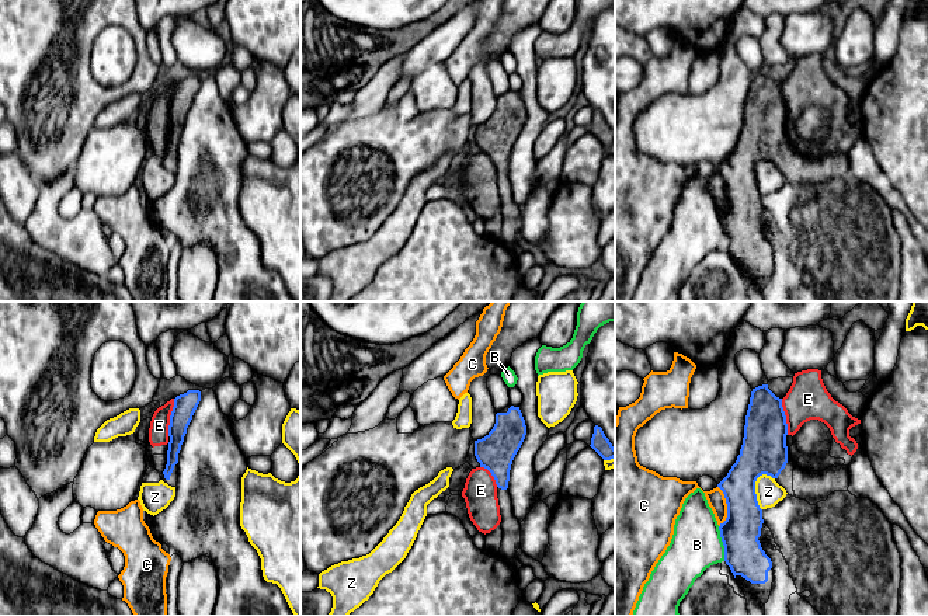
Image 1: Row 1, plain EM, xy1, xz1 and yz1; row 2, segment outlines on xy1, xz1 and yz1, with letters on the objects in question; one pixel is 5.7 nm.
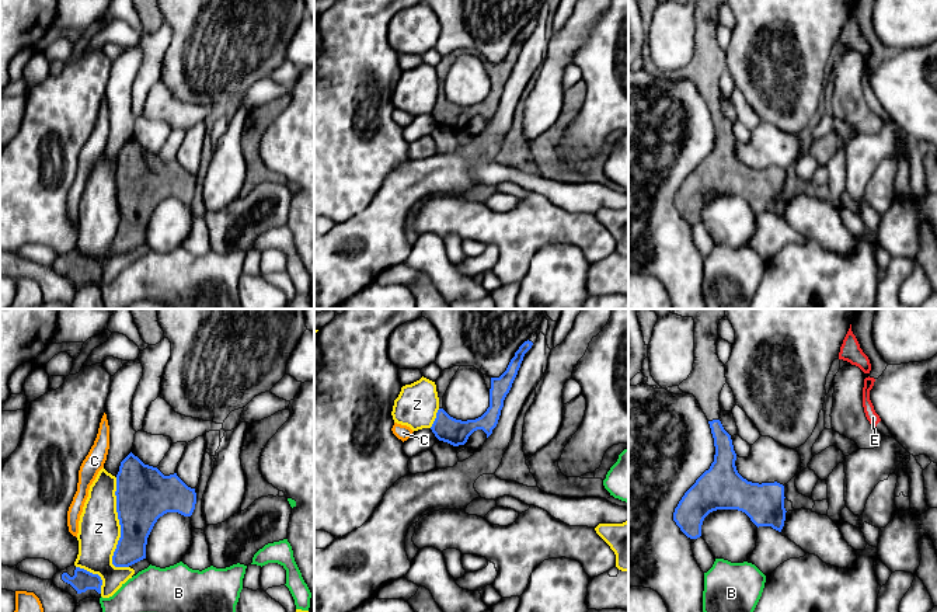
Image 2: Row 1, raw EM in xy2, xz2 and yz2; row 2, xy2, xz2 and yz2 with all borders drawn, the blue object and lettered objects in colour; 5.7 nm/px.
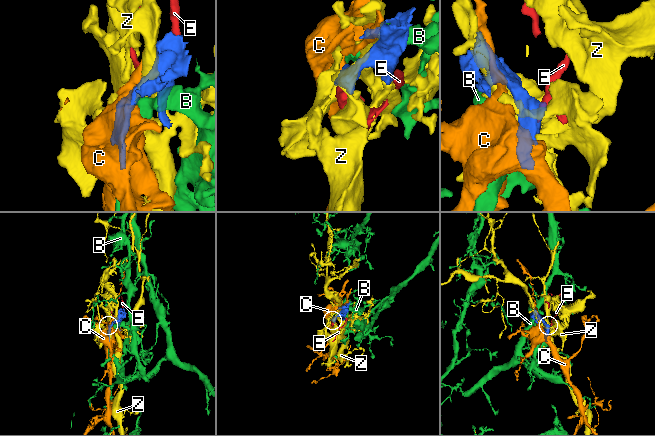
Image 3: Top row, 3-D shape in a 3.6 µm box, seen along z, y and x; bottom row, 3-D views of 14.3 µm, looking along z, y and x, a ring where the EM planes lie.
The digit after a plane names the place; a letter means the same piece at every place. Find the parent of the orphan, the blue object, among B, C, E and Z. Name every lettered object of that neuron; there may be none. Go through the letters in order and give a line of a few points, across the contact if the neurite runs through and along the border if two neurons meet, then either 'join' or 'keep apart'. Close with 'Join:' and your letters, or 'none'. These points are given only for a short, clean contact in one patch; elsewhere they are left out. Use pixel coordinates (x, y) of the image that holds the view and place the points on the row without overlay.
B: line yz1 (718, 212), (725, 233), (725, 246); keep apart
C: keep apart
E: line xy1 (174, 84), (167, 121); keep apart
Z: keep apart
Join: none

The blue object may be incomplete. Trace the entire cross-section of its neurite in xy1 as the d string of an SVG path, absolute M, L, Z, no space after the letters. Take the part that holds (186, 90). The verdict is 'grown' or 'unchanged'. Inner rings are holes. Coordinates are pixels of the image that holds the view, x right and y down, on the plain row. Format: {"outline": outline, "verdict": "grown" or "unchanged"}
{"outline": "M188 76L174 84L174 93L168 111L170 128L167 136L167 150L164 157L160 160L161 166L171 173L175 173L178 167L178 139L199 87L199 76Z", "verdict": "grown"}

